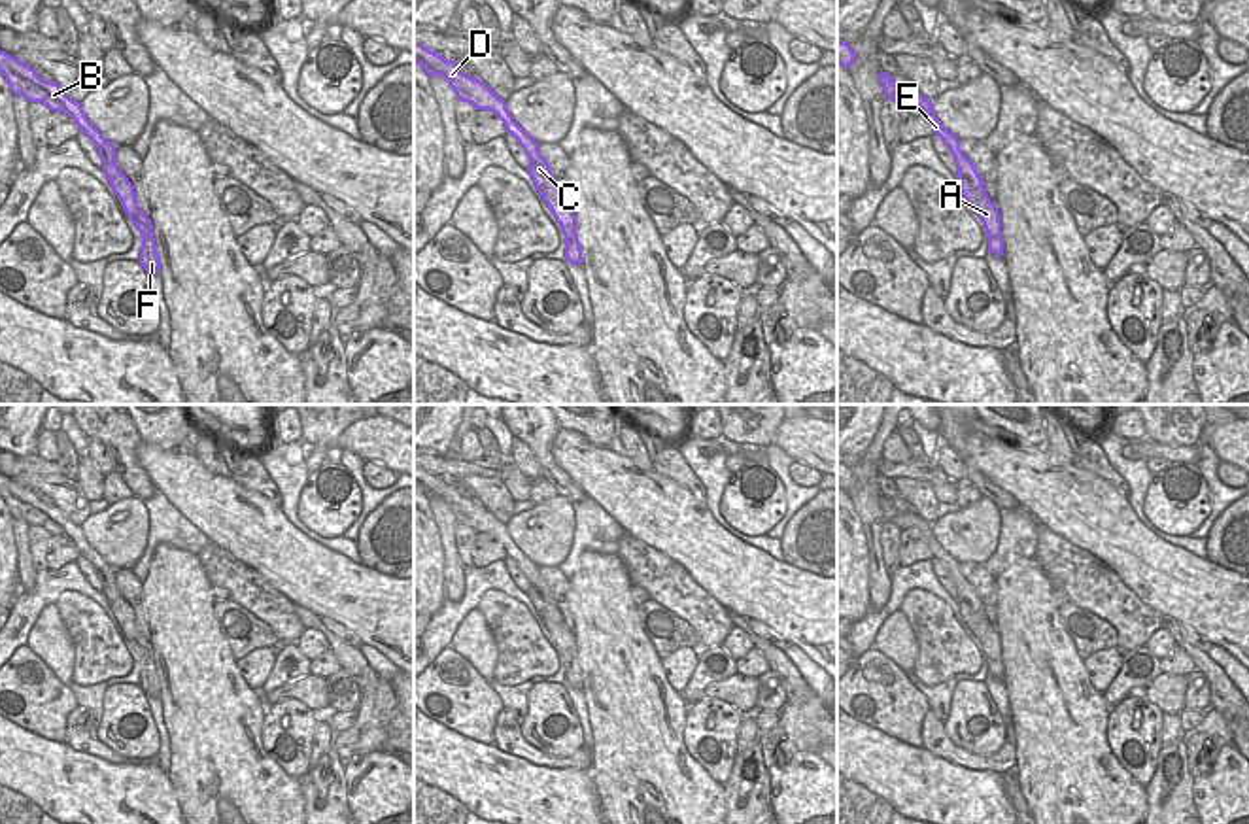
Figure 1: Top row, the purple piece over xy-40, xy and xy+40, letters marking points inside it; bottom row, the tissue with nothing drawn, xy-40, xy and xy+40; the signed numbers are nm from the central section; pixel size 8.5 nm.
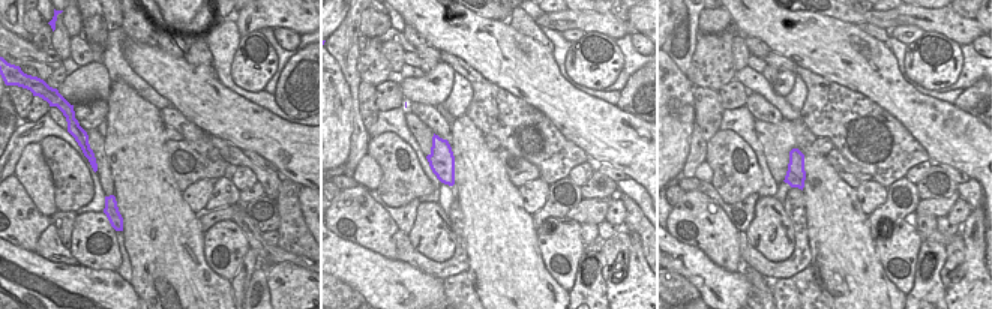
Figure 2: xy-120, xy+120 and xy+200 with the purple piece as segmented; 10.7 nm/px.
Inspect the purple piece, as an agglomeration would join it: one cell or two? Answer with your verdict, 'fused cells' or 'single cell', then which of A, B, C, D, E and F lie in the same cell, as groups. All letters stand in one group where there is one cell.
fused cells; A F / B C D E

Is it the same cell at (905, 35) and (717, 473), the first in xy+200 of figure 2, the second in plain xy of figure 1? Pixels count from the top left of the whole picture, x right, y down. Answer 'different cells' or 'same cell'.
different cells

